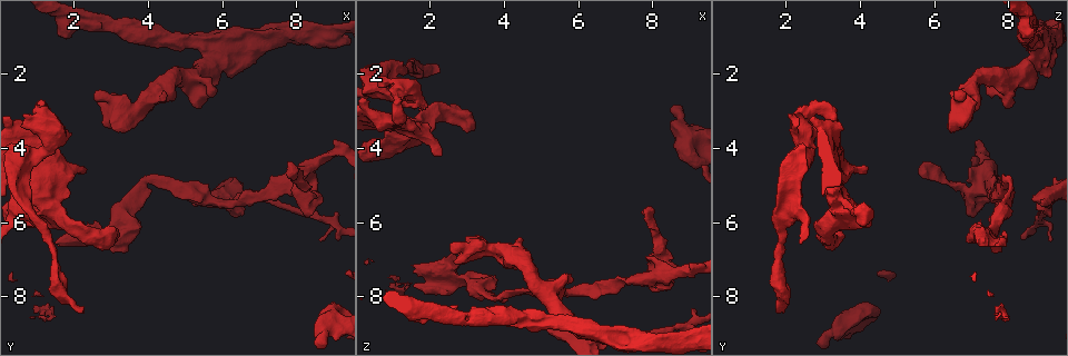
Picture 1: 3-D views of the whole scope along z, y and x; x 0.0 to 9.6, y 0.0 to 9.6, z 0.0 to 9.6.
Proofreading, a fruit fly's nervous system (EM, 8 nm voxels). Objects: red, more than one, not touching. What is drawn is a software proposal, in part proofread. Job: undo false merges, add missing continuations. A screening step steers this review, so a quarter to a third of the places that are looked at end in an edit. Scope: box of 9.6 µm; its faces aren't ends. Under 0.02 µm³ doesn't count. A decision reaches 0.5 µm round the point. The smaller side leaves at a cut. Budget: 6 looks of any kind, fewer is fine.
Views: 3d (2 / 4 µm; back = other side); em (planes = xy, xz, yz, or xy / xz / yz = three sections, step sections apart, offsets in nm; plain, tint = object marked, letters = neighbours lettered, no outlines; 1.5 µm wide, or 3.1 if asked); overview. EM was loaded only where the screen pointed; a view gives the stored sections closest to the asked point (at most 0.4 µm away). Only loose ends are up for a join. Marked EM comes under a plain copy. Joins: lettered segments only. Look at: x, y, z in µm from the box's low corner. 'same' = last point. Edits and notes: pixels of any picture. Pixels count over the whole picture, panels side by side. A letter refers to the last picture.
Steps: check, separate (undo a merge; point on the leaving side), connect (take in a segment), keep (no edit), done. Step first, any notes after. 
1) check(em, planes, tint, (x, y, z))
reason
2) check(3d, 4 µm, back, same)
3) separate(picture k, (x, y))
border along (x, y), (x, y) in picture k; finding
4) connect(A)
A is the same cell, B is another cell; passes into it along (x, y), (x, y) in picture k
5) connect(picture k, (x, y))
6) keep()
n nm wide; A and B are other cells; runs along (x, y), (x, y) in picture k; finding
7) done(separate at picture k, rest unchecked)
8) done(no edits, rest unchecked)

check(em, planes, letters, (2.35, 4.55, 4.20))
branch stops here

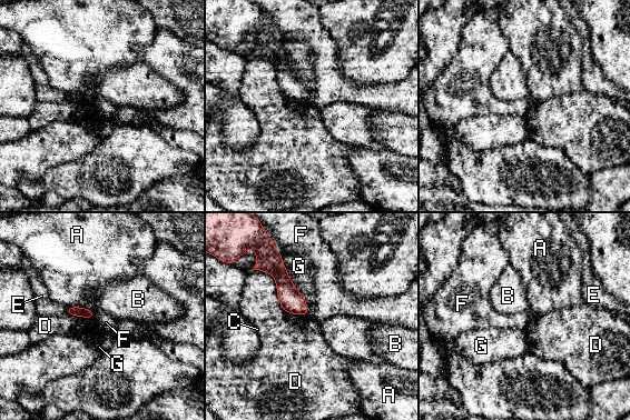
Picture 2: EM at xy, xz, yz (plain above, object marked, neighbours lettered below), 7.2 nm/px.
keep()
A, B, C, D, E, F and G are other cells; none of them fits

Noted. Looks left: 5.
check(em, planes, letters, (5.10, 5.45, 8.85))
an open end

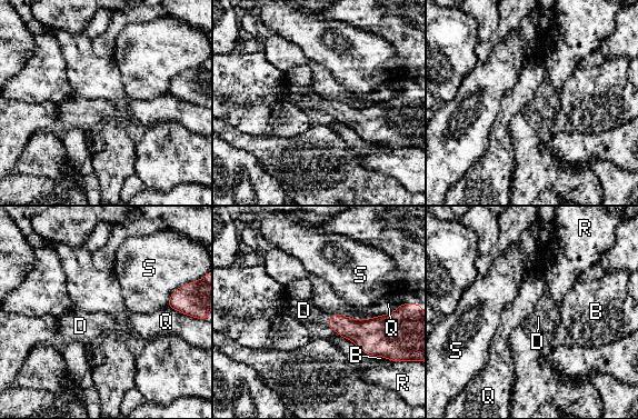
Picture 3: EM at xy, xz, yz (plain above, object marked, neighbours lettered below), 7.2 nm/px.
connect(D)
D is the same cell, B, Q, R and S are other cells; passes into it along (360, 332), (330, 316), (303, 310) in picture 3; the cell continues

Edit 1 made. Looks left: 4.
check(overview)

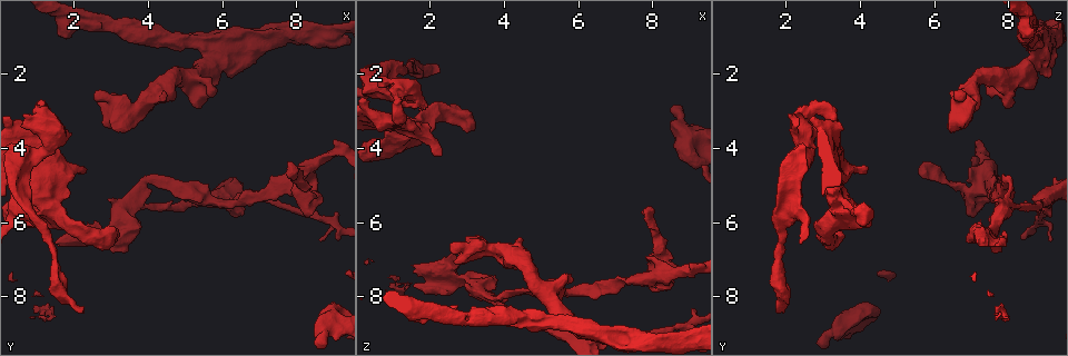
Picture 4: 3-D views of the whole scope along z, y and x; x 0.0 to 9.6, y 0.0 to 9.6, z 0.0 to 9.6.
check(3d, 2 µm, back, (7.85, 4.75, 7.00))
branch stops here

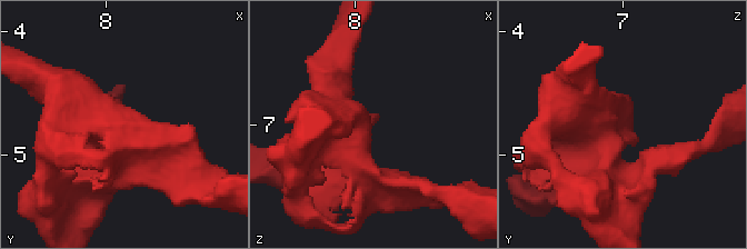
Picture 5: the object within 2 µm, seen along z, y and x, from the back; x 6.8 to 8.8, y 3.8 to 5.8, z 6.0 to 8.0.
check(em, xz, step 4, tint, (7.84, 4.68, 6.96))
now the EM

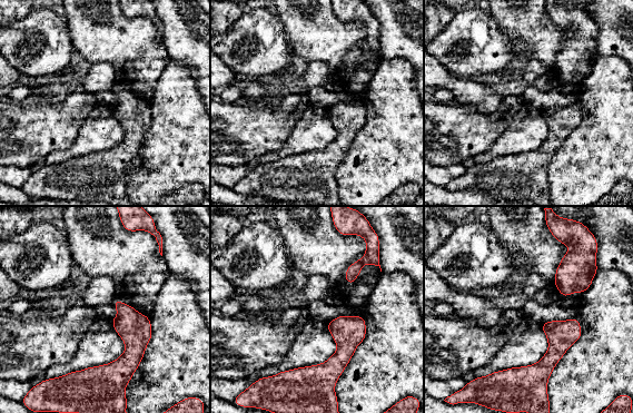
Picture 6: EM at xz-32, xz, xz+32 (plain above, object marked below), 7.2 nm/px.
check(em, yz, step 8, letters, same)

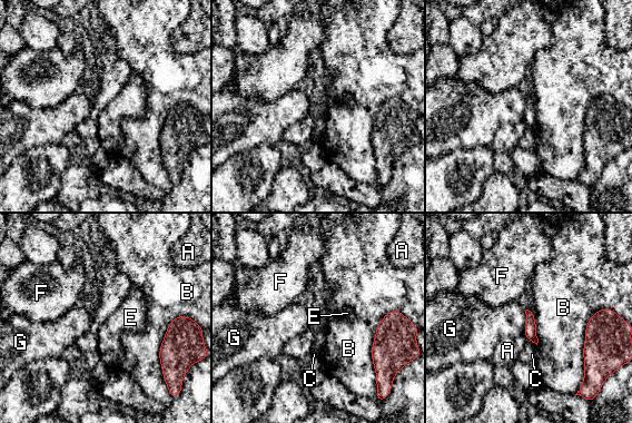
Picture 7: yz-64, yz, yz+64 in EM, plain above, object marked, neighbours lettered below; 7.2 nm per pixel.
keep()
A, B, C, E, F and G are other cells; border along (609, 307), (586, 323), (582, 377) in picture 7; none of them fits

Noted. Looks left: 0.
done(connect at picture 3, rest unchecked)

